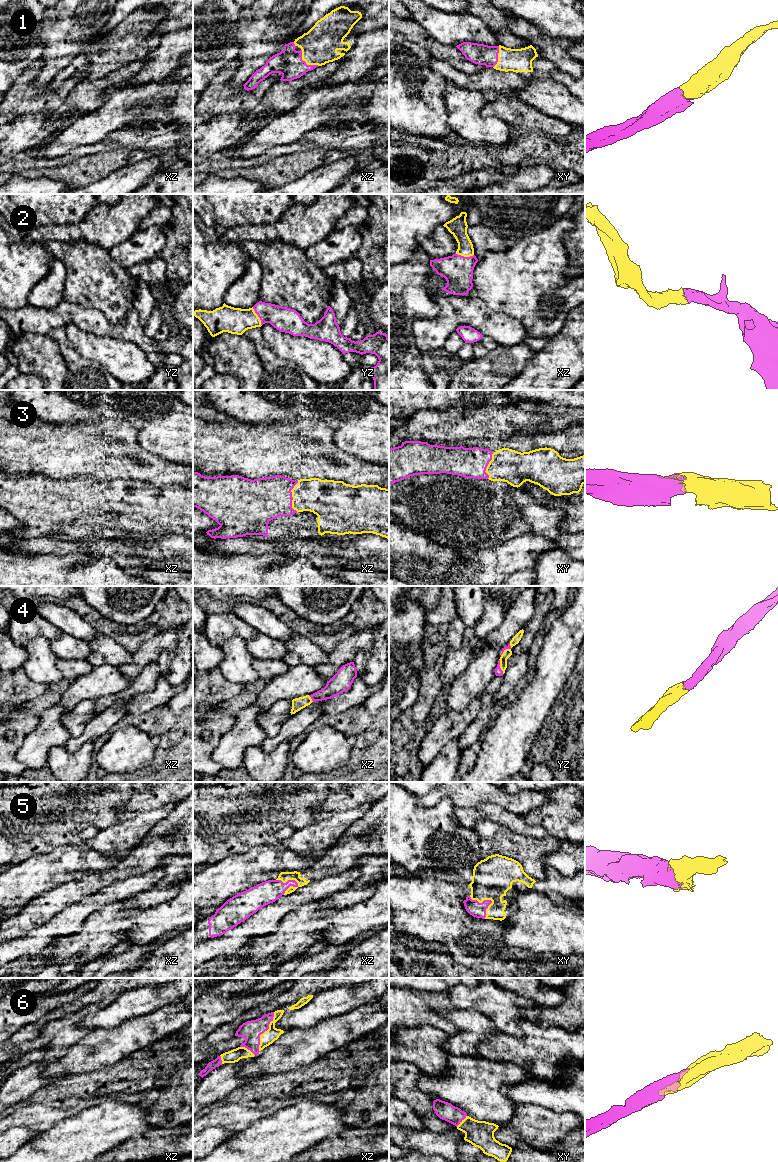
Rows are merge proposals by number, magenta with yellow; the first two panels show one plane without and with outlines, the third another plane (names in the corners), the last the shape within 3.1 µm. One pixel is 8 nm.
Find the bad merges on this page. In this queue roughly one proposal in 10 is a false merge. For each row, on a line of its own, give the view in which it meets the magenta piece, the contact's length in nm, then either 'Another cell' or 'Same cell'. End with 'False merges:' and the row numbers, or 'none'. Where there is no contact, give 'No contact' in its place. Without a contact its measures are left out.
1: Touches magenta in xz. Shared border 190 nm. Same cell
2: Touches magenta in yz. Shared border 170 nm. Same cell
3: Touches magenta in xz. Shared border 260 nm. Same cell
4: Touches magenta in yz. Shared border 120 nm. Same cell
5: Touches magenta in xz. Shared border 190 nm. Same cell
6: Touches magenta in xz. Shared border 340 nm. Same cell
False merges: none

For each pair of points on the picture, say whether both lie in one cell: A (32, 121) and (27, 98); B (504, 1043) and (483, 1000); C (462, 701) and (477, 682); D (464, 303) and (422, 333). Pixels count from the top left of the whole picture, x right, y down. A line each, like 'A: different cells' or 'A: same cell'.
A: different cells
B: different cells
C: same cell
D: same cell

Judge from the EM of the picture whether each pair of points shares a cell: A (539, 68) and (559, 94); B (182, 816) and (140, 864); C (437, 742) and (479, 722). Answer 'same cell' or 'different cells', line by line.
A: same cell
B: same cell
C: different cells

